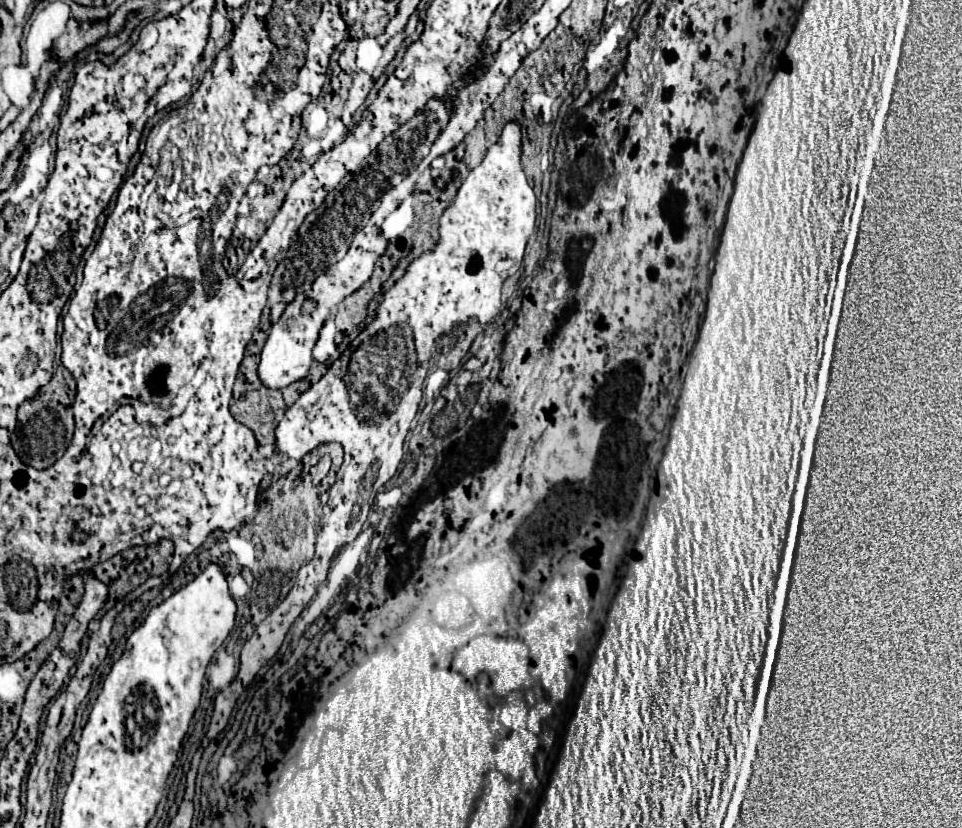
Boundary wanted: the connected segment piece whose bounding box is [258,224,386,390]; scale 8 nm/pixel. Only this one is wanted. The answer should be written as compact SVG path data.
M376 224L370 228L372 228L372 236L370 238L366 236L366 240L358 240L354 236L356 244L350 244L348 254L338 264L330 266L322 278L316 278L306 292L296 294L296 298L282 312L280 320L272 326L268 340L260 354L260 364L258 364L258 378L266 388L282 390L282 388L290 386L292 382L302 380L308 374L310 364L312 364L312 348L318 340L318 332L320 332L324 320L330 314L330 308L334 304L342 302L348 294L358 290L370 278L370 274L374 270L374 260L386 248L386 240L380 232L380 226Z

